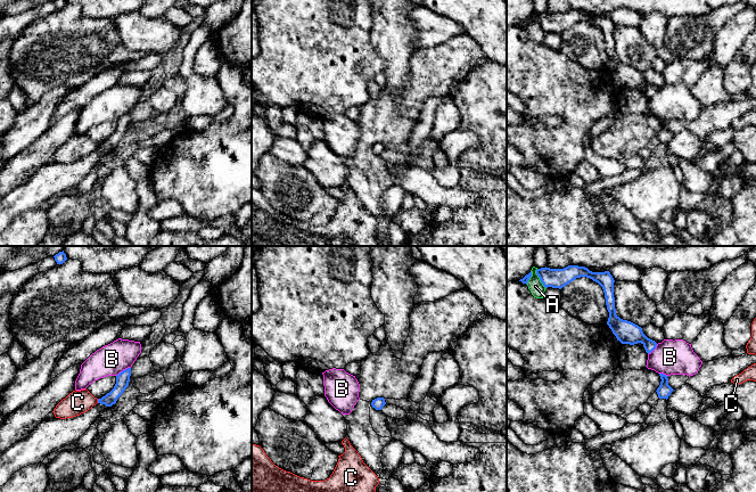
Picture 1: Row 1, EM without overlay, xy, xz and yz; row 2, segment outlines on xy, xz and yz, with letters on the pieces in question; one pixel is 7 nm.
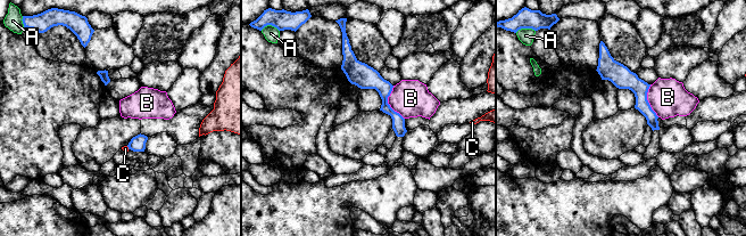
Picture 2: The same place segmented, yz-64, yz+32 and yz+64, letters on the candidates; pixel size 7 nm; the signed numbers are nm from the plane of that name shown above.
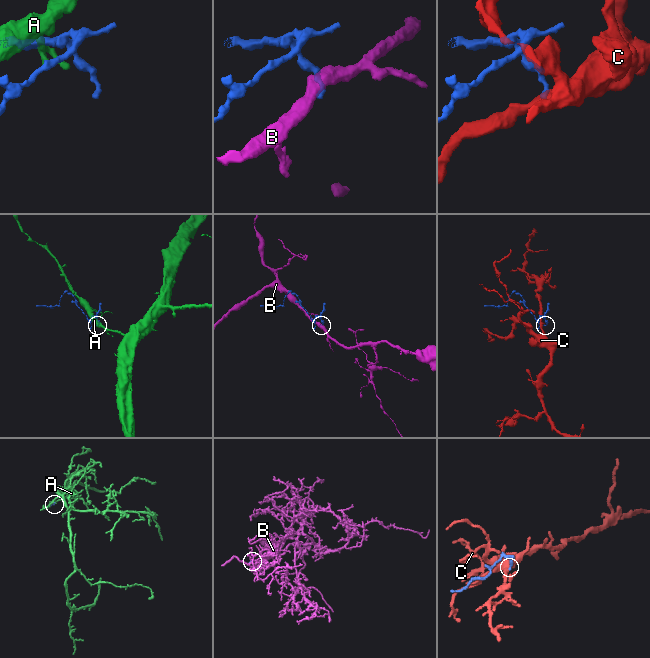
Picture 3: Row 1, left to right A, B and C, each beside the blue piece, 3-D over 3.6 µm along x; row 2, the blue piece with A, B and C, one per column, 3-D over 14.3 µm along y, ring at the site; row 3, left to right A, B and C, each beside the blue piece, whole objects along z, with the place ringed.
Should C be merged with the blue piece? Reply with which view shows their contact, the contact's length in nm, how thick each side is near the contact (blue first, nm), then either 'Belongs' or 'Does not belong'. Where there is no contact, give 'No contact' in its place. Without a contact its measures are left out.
Touches blue in xy. Shared border 30 nm. Thickness 100 nm (blue) against 170 nm. Does not belong

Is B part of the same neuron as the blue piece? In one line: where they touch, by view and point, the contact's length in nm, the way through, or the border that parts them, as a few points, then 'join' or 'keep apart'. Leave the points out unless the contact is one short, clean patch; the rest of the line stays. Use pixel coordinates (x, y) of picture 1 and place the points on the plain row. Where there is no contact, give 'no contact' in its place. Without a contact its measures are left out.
contact xy (123, 115); length 120 nm; border xy (130, 112), (116, 121); keep apart

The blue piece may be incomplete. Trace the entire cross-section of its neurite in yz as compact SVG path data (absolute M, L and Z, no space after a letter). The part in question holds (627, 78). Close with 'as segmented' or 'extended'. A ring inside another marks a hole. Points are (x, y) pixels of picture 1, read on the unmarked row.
M568 10L564 14L541 13L536 15L536 19L545 33L552 32L561 34L576 23L581 22L586 22L598 27L603 34L606 50L609 57L607 69L616 81L617 85L622 89L630 90L641 88L648 99L656 93L657 88L648 83L643 79L641 72L631 66L623 65L616 59L614 42L615 25L609 16L592 17L585 11Z; as segmented

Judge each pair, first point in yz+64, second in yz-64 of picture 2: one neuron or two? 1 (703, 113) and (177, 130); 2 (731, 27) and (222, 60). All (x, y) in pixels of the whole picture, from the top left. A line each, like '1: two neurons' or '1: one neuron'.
1: one neuron
2: two neurons

